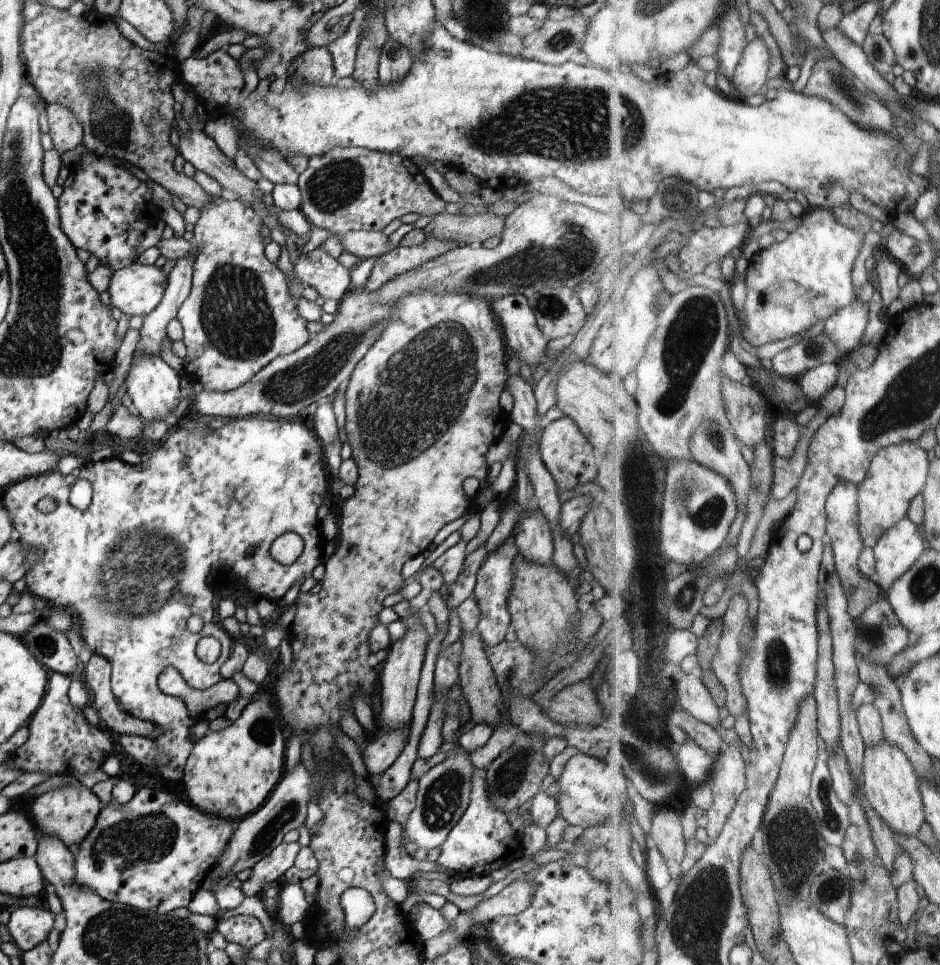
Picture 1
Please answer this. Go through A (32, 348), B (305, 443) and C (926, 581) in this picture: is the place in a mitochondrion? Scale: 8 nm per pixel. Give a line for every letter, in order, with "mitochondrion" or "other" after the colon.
A: mitochondrion
B: other
C: mitochondrion

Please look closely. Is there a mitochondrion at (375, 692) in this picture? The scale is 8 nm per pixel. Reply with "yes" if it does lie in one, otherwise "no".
no

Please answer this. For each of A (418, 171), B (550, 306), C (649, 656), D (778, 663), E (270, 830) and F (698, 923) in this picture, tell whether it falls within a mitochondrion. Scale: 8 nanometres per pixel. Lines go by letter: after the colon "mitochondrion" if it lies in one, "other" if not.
A: other
B: mitochondrion
C: other
D: mitochondrion
E: mitochondrion
F: mitochondrion

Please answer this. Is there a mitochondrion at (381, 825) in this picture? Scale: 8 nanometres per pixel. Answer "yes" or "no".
no

